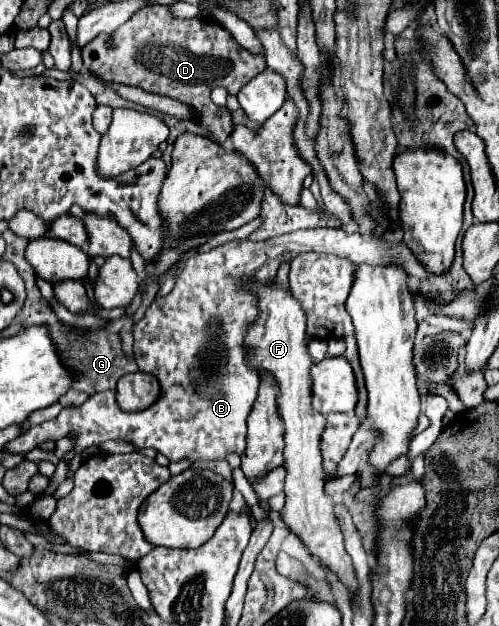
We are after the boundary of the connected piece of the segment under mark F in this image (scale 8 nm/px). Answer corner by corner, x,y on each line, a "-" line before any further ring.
272,283
266,285
254,285
254,291
260,297
260,317
252,325
252,329
246,335
246,347
248,347
248,363
252,363
256,369
266,369
274,373
274,379
280,387
278,395
278,407
284,417
286,433
284,433
284,467
288,471
286,475
286,505
282,509
282,517
290,531
300,535
304,545
310,549
312,555
316,555
322,565
326,565
336,577
346,585
346,589
352,593
356,589
356,577
352,569
352,561
348,553
344,551
342,533
334,517
334,501
332,497
324,495
324,477
322,471
322,459
320,459
320,435
324,431
324,417
312,409
310,405
310,367
312,359
306,351
306,315
292,299
290,291
276,289

